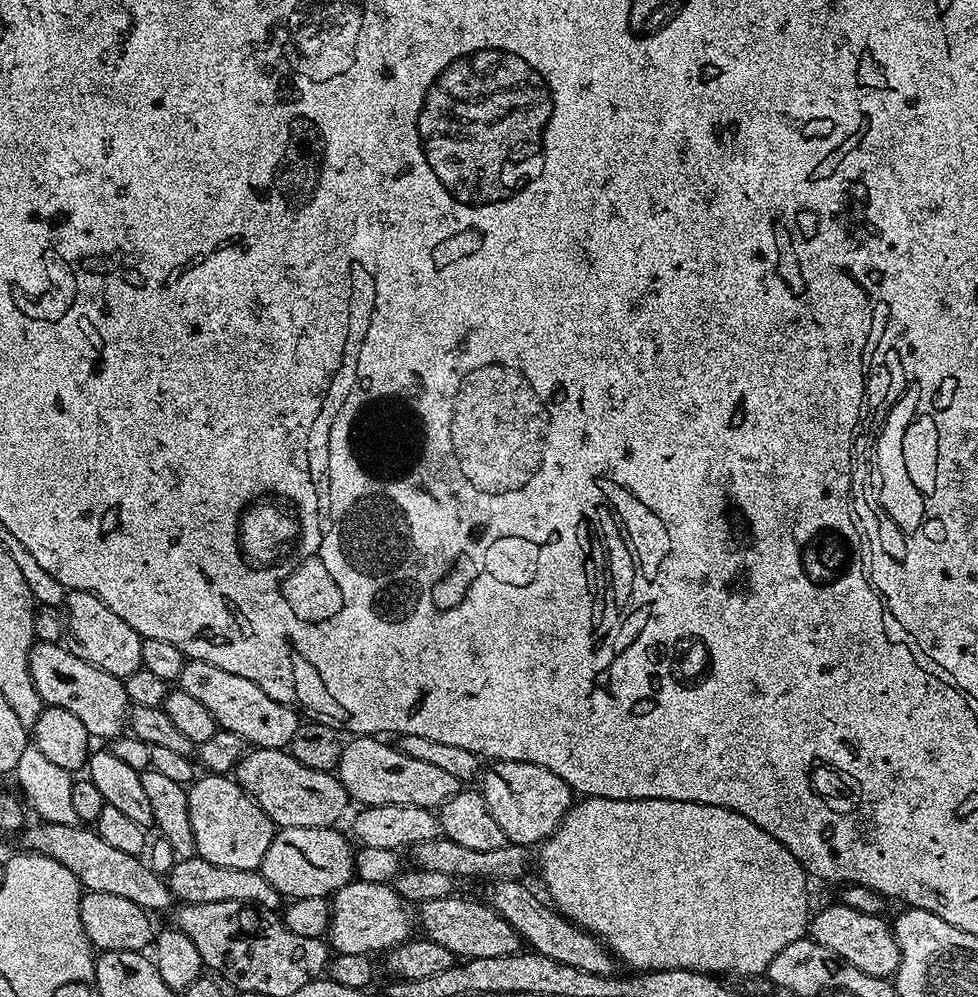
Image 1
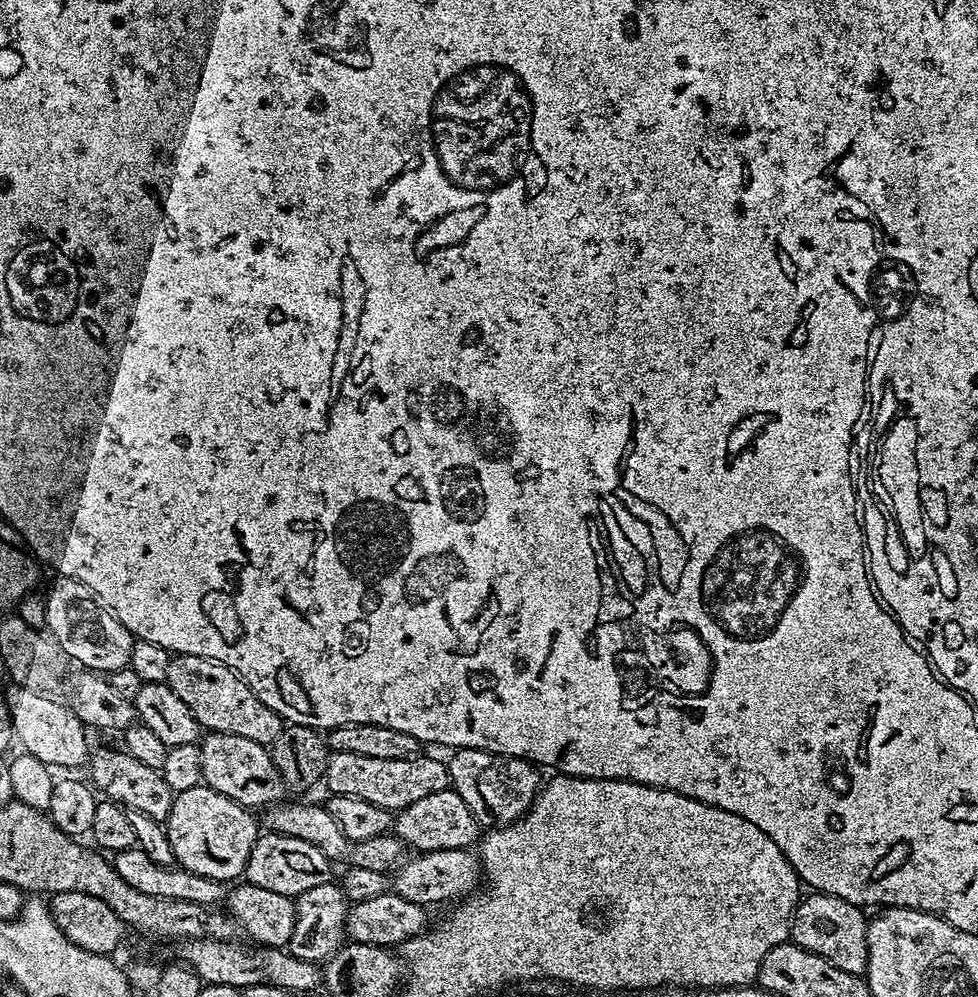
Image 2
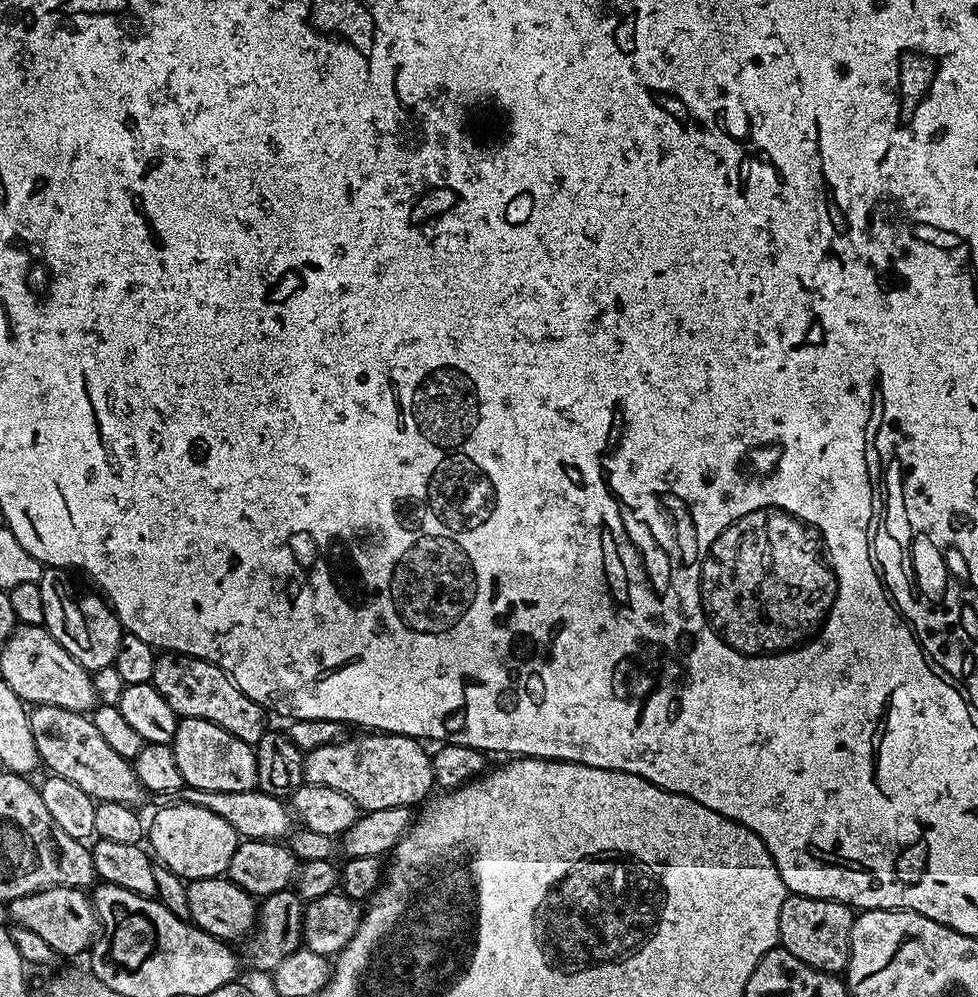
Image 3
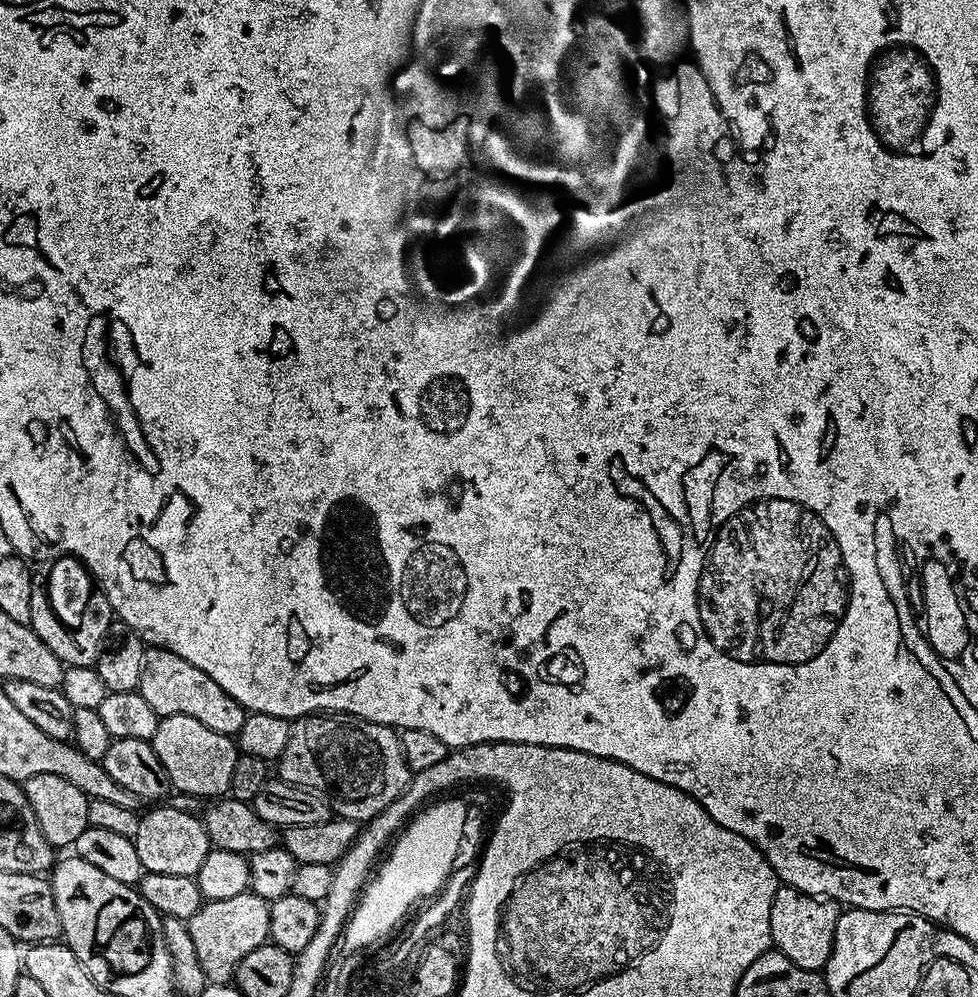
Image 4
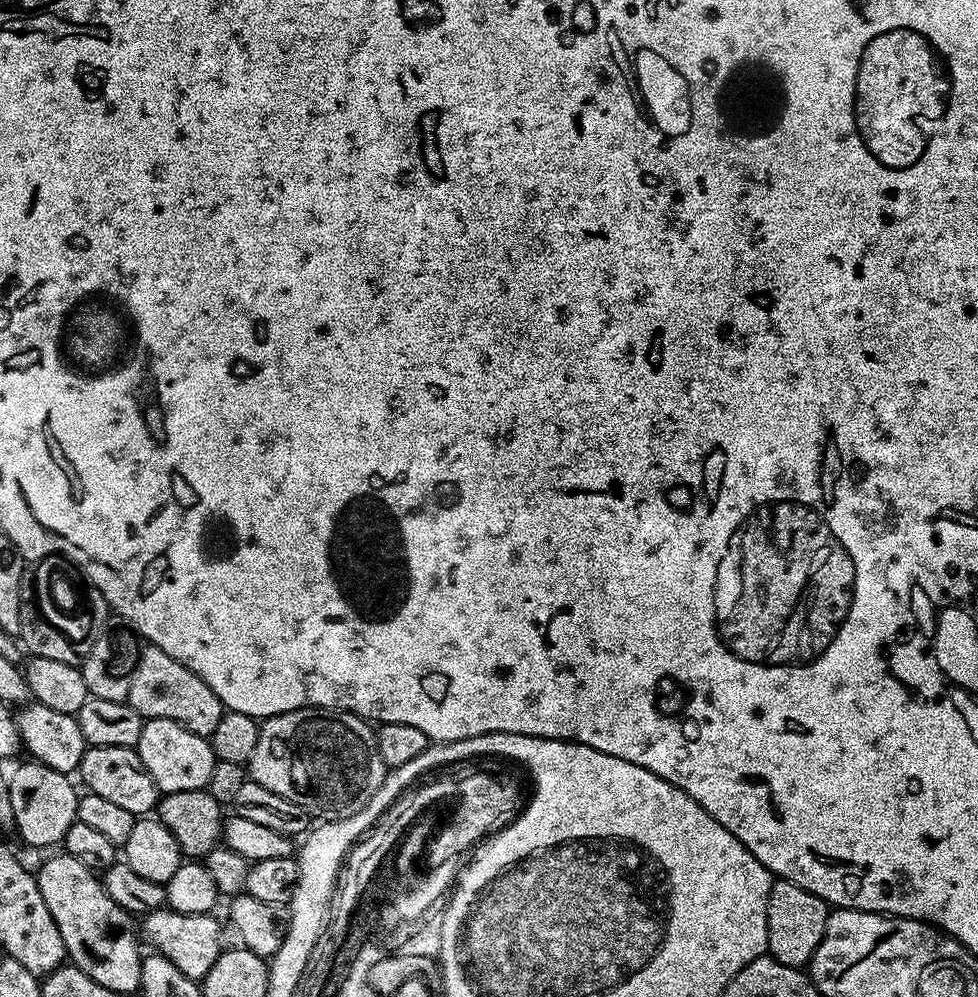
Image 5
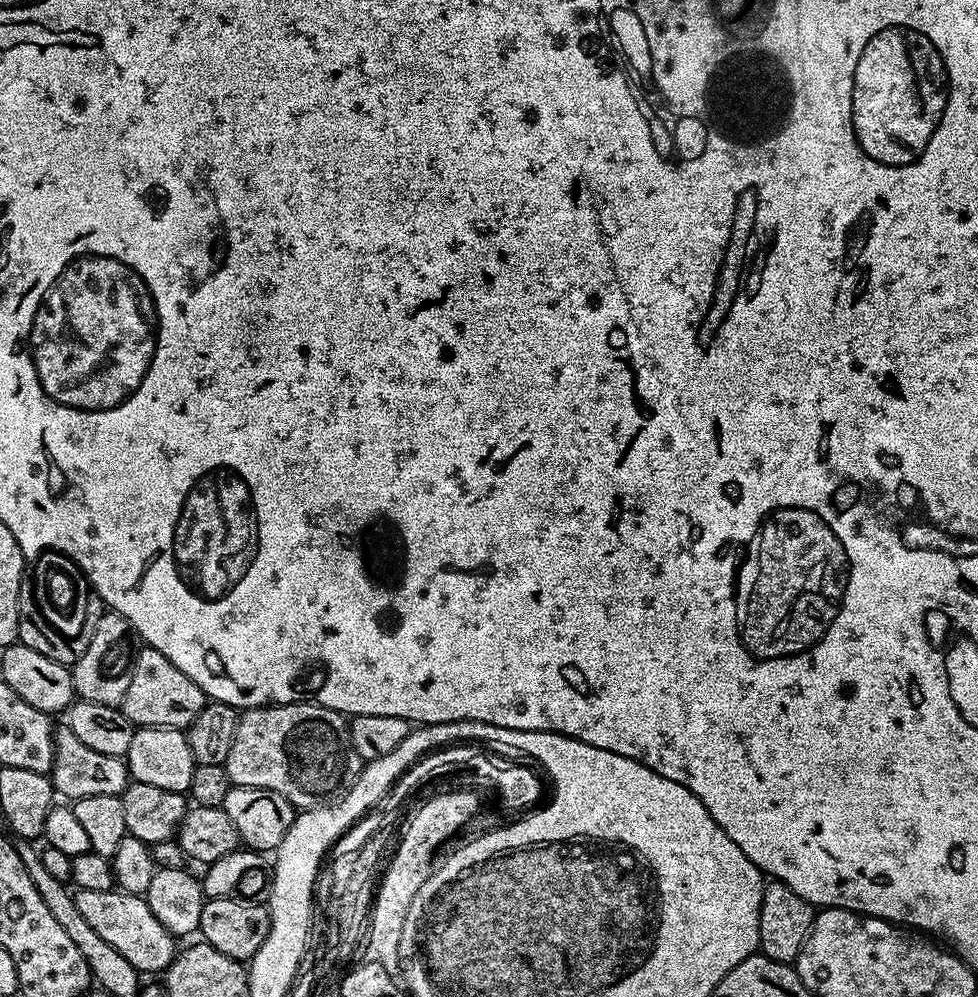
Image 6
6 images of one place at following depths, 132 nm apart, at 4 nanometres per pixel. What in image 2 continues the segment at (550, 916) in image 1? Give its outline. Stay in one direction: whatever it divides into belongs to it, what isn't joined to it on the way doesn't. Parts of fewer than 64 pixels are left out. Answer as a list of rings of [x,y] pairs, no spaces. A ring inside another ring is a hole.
[[[467,848],[434,850],[421,852],[413,857],[413,860],[412,857],[405,859],[394,873],[394,891],[402,898],[406,898],[406,902],[425,906],[444,904],[447,900],[460,902],[473,895],[481,887],[482,860],[475,851]]]

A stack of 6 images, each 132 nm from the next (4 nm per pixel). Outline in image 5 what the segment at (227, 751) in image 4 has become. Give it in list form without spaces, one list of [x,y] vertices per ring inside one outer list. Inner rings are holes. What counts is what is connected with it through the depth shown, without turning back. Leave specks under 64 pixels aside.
[[[162,717],[145,719],[135,749],[142,758],[142,766],[146,766],[157,789],[164,794],[207,789],[217,761],[212,745],[205,737],[194,734],[184,724]]]

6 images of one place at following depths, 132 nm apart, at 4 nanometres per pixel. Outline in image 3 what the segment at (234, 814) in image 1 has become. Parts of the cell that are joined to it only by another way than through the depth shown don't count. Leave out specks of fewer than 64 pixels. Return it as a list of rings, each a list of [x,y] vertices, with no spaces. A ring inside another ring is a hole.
[[[183,802],[158,809],[152,816],[152,824],[150,820],[146,828],[146,844],[151,855],[185,882],[225,875],[237,843],[234,826],[226,818],[218,818],[214,810]]]

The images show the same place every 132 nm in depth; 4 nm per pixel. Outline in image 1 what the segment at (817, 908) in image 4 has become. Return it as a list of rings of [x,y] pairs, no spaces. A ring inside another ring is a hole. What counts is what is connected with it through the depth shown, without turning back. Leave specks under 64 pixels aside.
[[[849,885],[843,892],[847,904],[828,904],[810,920],[811,939],[817,940],[826,950],[834,950],[850,966],[858,966],[865,974],[885,978],[895,977],[900,961],[900,947],[892,933],[892,924],[875,916],[882,908],[884,898],[866,887]]]

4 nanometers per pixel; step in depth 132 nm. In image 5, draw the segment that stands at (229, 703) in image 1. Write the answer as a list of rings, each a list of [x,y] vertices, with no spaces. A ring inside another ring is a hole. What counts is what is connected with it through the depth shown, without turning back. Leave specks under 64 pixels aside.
[[[145,645],[140,651],[138,666],[131,678],[130,694],[127,703],[134,710],[138,710],[144,719],[162,717],[184,724],[194,734],[210,738],[214,734],[215,727],[224,717],[224,703],[198,678],[198,674],[191,672],[182,662],[171,658],[160,647]]]

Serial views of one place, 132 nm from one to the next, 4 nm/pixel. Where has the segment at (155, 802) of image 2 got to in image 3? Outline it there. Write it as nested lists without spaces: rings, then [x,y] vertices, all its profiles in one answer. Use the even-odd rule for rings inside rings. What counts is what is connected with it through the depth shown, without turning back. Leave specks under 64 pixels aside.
[[[38,704],[28,708],[28,721],[40,764],[48,767],[51,775],[74,782],[74,786],[86,790],[86,794],[97,802],[105,800],[136,806],[146,796],[133,761],[122,758],[122,754],[117,754],[114,746],[98,734],[98,726],[94,726],[91,715],[62,710],[62,706]]]

